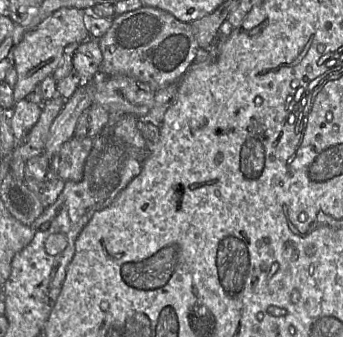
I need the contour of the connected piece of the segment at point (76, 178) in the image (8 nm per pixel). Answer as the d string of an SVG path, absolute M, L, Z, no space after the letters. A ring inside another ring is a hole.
M73 137L51 159L52 170L64 181L80 182L94 139Z

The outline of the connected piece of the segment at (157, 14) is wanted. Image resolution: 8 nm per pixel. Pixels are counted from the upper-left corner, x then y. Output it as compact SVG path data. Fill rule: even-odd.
M142 6L115 16L111 27L97 41L103 56L100 74L127 76L148 84L154 91L179 82L198 59L199 45L191 24L154 7Z

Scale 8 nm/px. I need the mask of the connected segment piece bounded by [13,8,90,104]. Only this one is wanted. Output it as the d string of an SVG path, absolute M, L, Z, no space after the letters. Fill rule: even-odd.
M61 8L44 19L34 29L23 36L14 48L14 68L17 81L13 87L13 101L24 99L47 76L53 74L60 64L66 46L71 43L82 43L90 38L85 25L85 16L89 11L76 8Z

